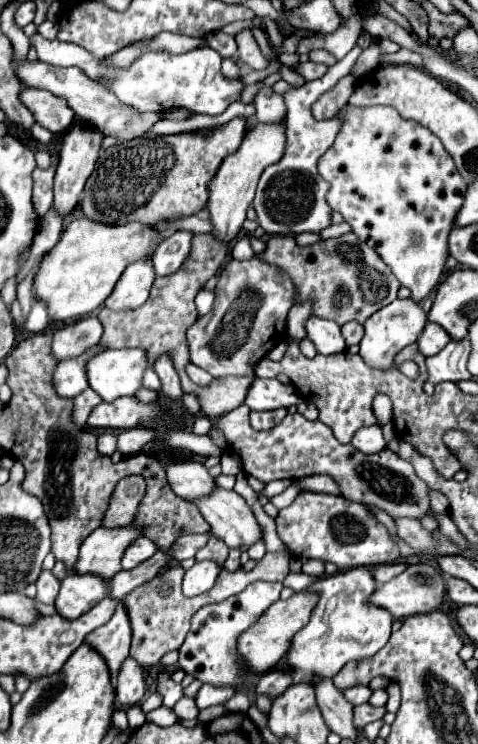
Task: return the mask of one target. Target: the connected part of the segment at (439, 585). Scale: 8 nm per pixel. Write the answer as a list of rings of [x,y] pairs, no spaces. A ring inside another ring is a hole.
[[[423,563],[411,565],[401,575],[393,577],[389,583],[379,585],[369,595],[367,603],[387,609],[395,619],[405,619],[405,617],[411,617],[411,615],[417,615],[417,613],[427,613],[427,611],[439,609],[441,603],[443,603],[443,597],[445,597],[443,583],[445,583],[445,577],[437,567],[423,565]]]

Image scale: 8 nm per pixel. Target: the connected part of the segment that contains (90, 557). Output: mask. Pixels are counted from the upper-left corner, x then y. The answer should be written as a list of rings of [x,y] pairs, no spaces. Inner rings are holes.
[[[133,527],[123,529],[97,529],[93,531],[79,549],[79,559],[75,563],[75,571],[85,575],[99,575],[103,579],[109,579],[115,575],[115,571],[121,571],[119,559],[123,557],[123,551],[131,539],[141,537],[143,533]]]

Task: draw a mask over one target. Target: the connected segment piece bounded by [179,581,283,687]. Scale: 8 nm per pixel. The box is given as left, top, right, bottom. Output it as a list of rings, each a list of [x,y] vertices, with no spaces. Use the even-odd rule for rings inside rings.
[[[257,581],[245,587],[241,593],[231,595],[229,599],[221,603],[213,603],[207,607],[201,607],[193,619],[191,619],[191,631],[185,639],[185,643],[179,649],[179,665],[185,673],[193,675],[195,679],[211,685],[241,685],[241,663],[235,655],[235,637],[243,633],[259,615],[279,599],[283,585],[281,583],[267,583]]]

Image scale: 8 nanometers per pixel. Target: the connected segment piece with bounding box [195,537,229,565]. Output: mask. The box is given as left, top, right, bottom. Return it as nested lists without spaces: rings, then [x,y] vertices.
[[[211,537],[211,539],[207,541],[207,545],[195,555],[195,559],[197,559],[197,561],[215,559],[215,561],[219,561],[219,563],[223,565],[225,559],[227,559],[227,555],[229,555],[229,549],[225,547],[225,543],[223,543],[221,539],[217,539],[217,537]]]

